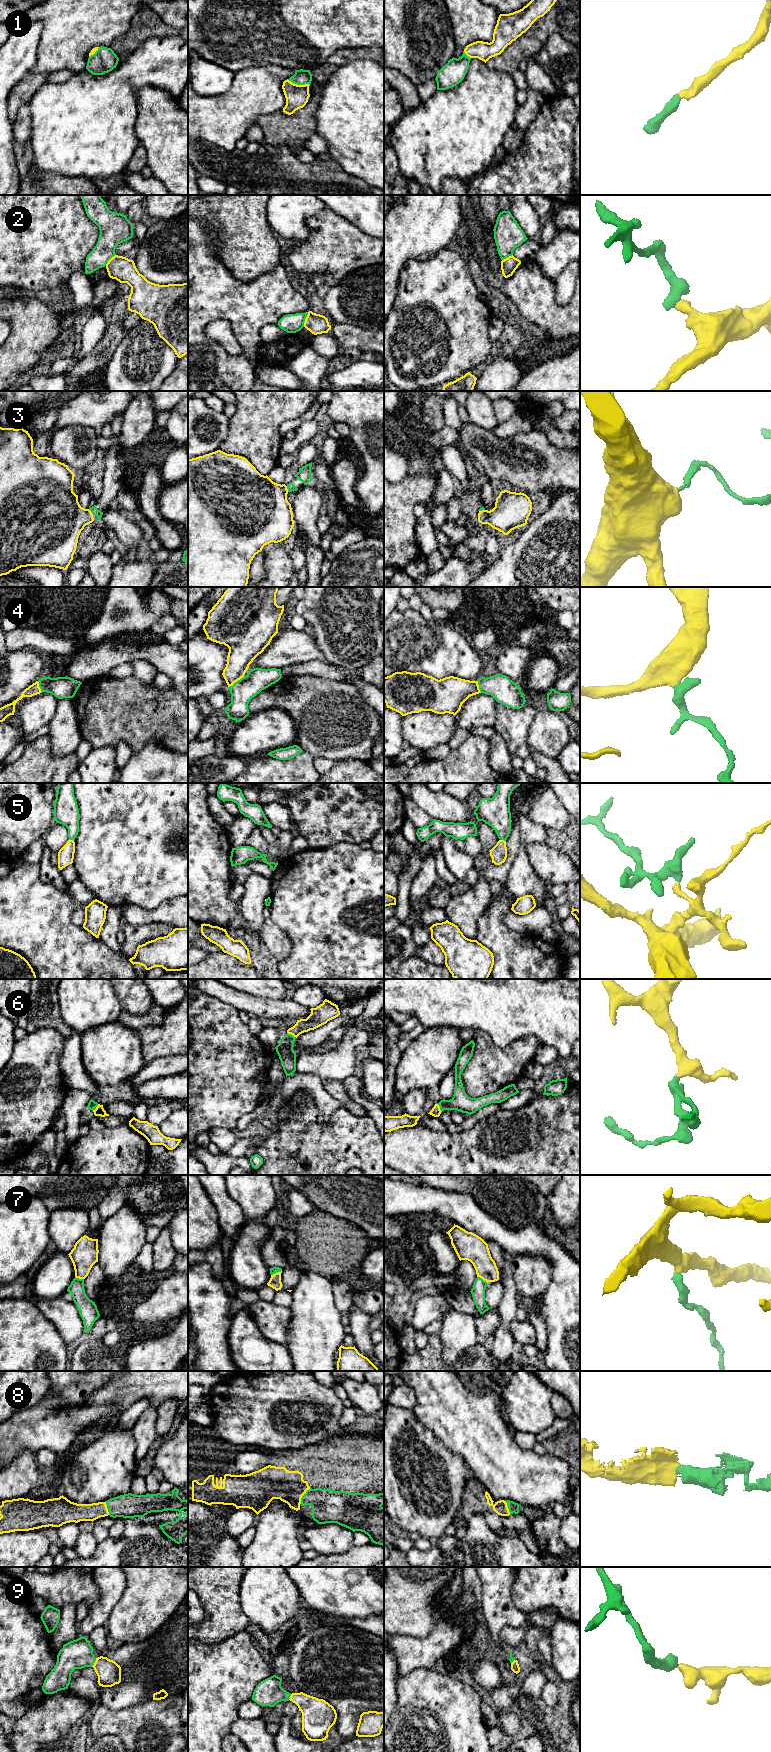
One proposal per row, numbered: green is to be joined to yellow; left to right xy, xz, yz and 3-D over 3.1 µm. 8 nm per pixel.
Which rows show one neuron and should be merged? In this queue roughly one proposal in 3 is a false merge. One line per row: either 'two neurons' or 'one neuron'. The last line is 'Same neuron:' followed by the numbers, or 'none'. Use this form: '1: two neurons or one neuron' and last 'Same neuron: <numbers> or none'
1: one neuron
2: two neurons
3: one neuron
4: one neuron
5: two neurons
6: one neuron
7: one neuron
8: one neuron
9: one neuron
Same neuron: 1, 3, 4, 6, 7, 8, 9

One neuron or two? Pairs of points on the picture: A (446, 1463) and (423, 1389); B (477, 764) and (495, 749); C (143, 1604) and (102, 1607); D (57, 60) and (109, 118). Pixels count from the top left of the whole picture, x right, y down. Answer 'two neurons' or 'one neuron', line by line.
A: two neurons
B: two neurons
C: two neurons
D: two neurons

